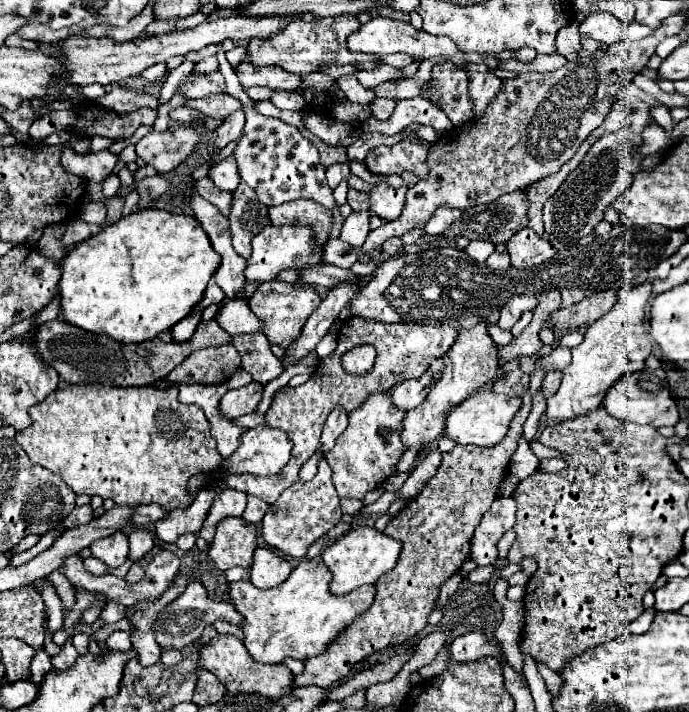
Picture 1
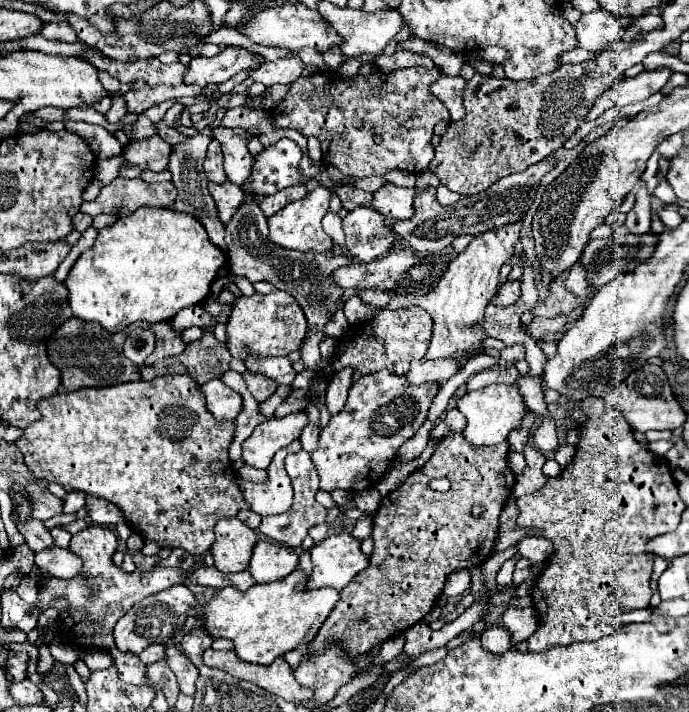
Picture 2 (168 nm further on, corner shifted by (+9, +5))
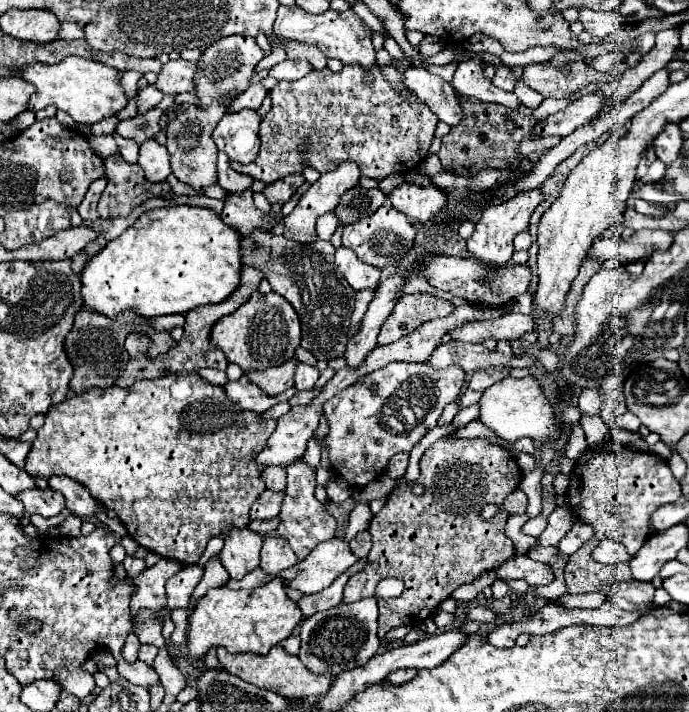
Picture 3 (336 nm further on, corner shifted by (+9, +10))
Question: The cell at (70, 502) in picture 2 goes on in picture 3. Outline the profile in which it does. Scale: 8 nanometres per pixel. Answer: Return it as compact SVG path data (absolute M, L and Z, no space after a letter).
M28 489L16 493L14 497L24 505L30 515L38 513L42 517L54 517L64 509L64 497L54 489Z

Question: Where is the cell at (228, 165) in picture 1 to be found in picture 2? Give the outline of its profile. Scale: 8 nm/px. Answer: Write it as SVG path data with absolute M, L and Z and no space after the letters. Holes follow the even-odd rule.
M222 126L214 128L214 134L224 134L222 138L216 138L216 140L222 146L226 178L232 184L242 186L248 180L248 174L250 174L252 154L246 148L250 134L244 132L244 130L230 130L230 128L222 128ZM238 134L242 134L242 136L238 136Z

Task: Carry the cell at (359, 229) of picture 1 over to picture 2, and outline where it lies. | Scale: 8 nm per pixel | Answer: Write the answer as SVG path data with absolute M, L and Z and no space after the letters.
M358 206L354 210L350 210L344 218L342 218L342 230L344 230L344 242L348 252L354 256L356 262L372 262L376 258L382 258L384 254L388 254L390 244L398 238L390 228L388 222L372 208L368 206Z

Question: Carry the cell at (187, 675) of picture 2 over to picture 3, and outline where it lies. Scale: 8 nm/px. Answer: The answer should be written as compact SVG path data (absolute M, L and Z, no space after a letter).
M142 609L136 617L134 617L134 633L138 635L140 643L150 643L160 647L166 647L164 637L160 635L160 617L152 611L152 609Z

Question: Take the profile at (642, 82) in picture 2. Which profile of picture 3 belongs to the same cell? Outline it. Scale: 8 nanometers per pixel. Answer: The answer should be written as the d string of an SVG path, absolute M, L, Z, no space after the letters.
M590 93L584 95L578 101L572 101L566 109L542 119L536 123L536 127L532 129L532 133L536 137L548 137L548 135L556 135L560 139L564 139L566 135L574 133L578 127L586 125L592 117L598 115L602 107L602 97Z

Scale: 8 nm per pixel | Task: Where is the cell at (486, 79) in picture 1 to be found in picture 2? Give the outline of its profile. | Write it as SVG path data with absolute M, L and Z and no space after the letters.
M442 76L438 78L438 82L434 82L432 94L438 96L442 102L446 102L452 120L460 120L466 114L464 100L462 100L466 84L468 82L462 76Z

